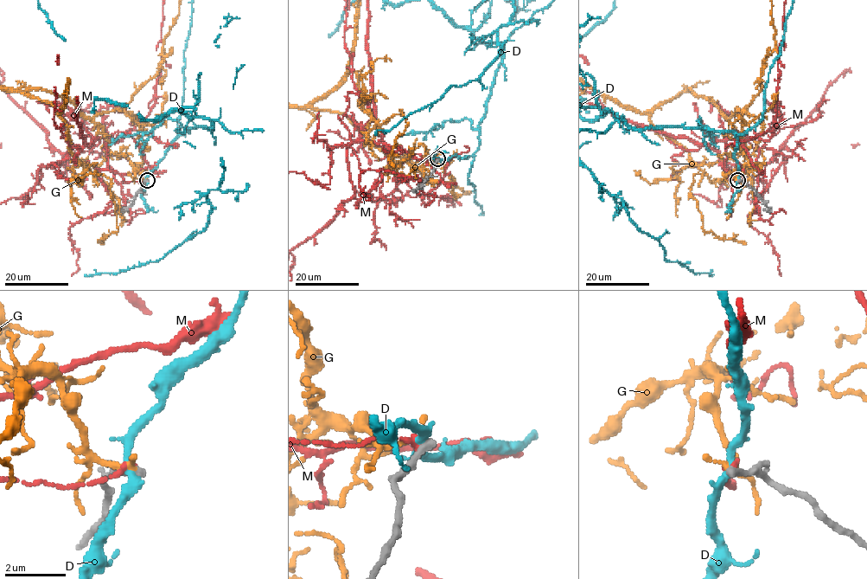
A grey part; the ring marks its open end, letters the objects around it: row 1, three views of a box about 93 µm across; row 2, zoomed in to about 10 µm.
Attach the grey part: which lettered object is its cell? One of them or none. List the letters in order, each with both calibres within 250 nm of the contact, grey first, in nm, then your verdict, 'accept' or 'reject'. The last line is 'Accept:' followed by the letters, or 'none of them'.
D: calibres 240 and 260 nm; reject
G: calibres 240 and 200 nm; accept
M: calibres 280 and 190 nm; reject
Accept: G

